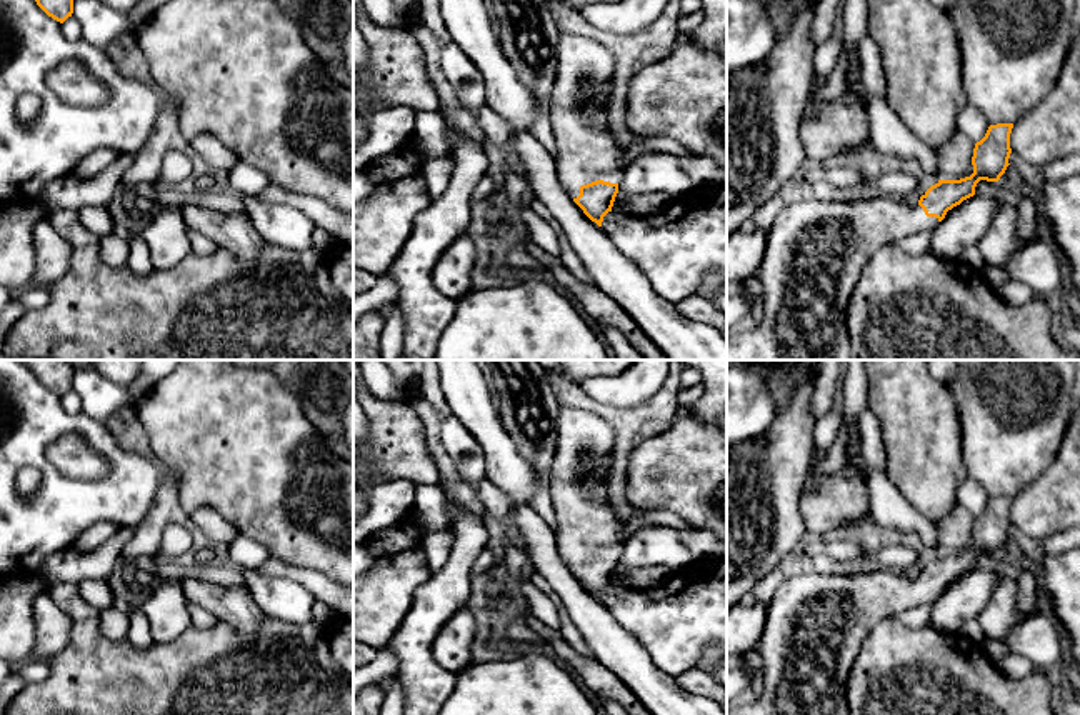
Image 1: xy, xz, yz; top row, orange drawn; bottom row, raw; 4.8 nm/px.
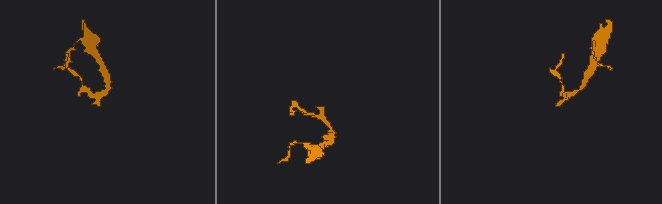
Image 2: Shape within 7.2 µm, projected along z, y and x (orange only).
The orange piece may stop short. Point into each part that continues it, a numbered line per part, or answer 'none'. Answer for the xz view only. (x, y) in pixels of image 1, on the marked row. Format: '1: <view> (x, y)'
1: xz (587, 152)

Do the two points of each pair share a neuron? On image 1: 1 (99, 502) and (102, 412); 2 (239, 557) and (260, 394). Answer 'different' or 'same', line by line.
1: different
2: different

